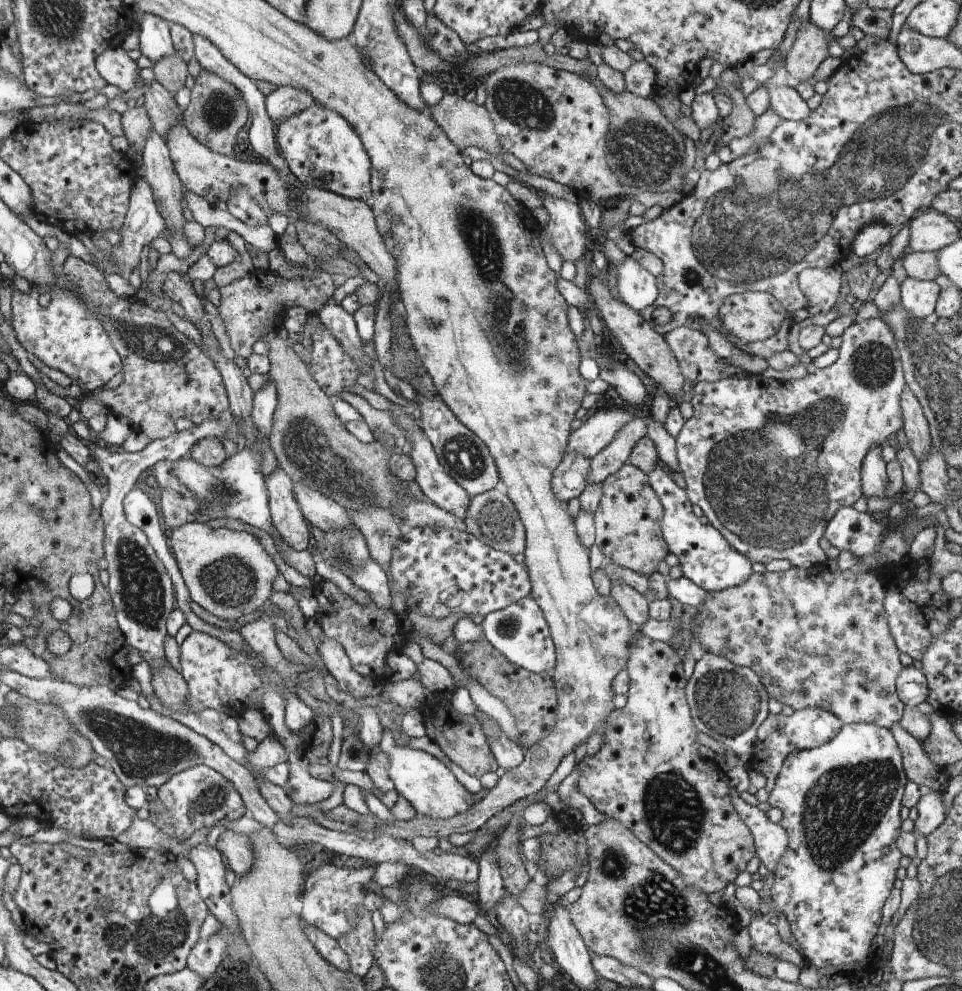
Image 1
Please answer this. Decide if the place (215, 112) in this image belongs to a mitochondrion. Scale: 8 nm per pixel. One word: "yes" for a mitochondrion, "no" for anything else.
yes

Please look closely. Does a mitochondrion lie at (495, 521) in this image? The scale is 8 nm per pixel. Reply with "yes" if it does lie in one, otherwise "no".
yes

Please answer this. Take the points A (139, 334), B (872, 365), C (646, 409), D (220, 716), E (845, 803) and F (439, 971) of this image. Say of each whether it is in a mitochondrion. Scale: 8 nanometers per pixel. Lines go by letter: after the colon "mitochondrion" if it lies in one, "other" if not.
A: mitochondrion
B: mitochondrion
C: other
D: other
E: mitochondrion
F: mitochondrion

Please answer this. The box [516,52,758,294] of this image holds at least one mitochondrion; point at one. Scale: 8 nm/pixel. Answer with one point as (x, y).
(645, 152)

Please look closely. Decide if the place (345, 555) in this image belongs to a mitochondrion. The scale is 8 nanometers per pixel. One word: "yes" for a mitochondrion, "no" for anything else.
yes

